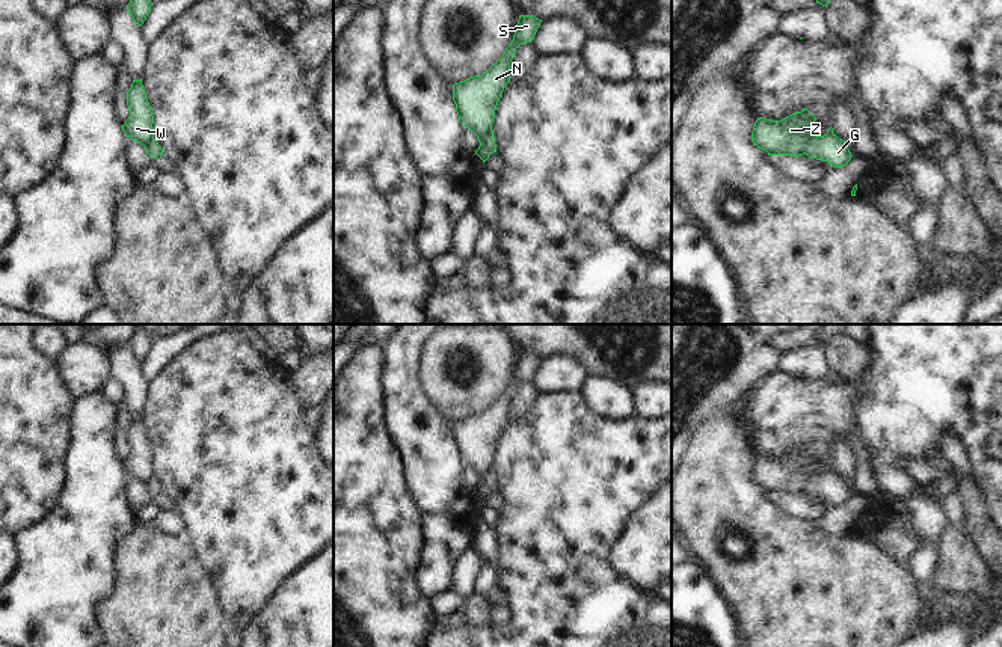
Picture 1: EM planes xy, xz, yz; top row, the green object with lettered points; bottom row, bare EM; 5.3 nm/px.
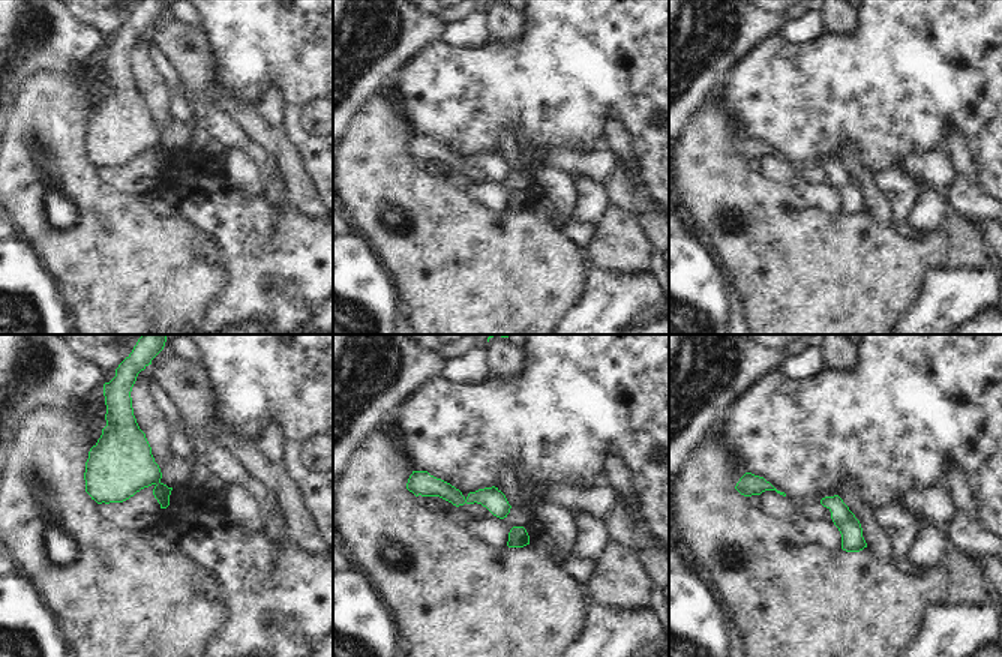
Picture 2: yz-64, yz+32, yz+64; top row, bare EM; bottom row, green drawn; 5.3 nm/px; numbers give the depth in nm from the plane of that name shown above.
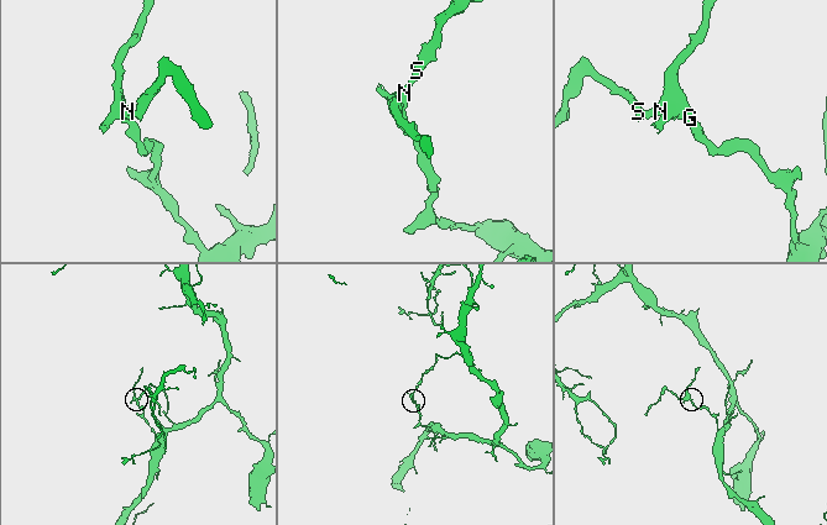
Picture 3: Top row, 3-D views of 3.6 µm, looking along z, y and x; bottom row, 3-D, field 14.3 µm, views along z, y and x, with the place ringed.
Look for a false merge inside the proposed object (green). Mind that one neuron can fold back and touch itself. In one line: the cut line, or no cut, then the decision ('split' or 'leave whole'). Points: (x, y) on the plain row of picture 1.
yz (817, 474), (809, 480), (805, 490) | split

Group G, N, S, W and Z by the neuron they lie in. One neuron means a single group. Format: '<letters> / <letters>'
G / N S W Z

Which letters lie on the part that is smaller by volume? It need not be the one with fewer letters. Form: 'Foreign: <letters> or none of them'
Foreign: N, S, W, Z

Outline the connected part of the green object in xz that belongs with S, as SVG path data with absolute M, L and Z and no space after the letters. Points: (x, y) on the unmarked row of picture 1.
M519 353L513 379L504 392L481 413L453 422L453 439L459 460L471 468L481 481L492 466L495 448L504 425L510 421L510 400L521 382L531 380L542 357Z

